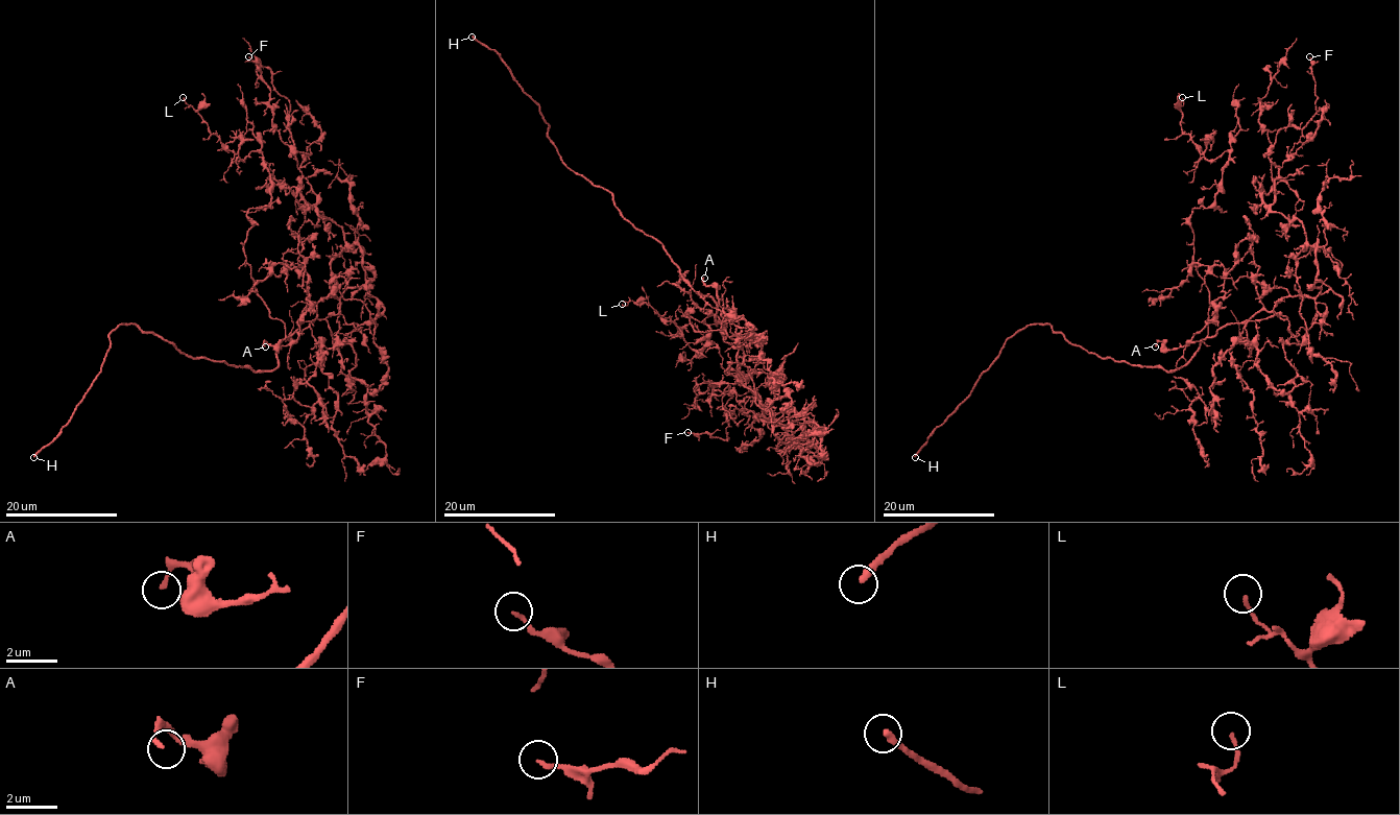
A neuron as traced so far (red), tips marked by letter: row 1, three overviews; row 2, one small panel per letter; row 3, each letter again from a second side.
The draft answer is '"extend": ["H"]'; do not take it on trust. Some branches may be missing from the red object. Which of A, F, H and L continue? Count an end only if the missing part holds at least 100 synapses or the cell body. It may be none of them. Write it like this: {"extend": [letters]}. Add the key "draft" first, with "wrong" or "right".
{"draft": "right", "extend": ["H"]}

